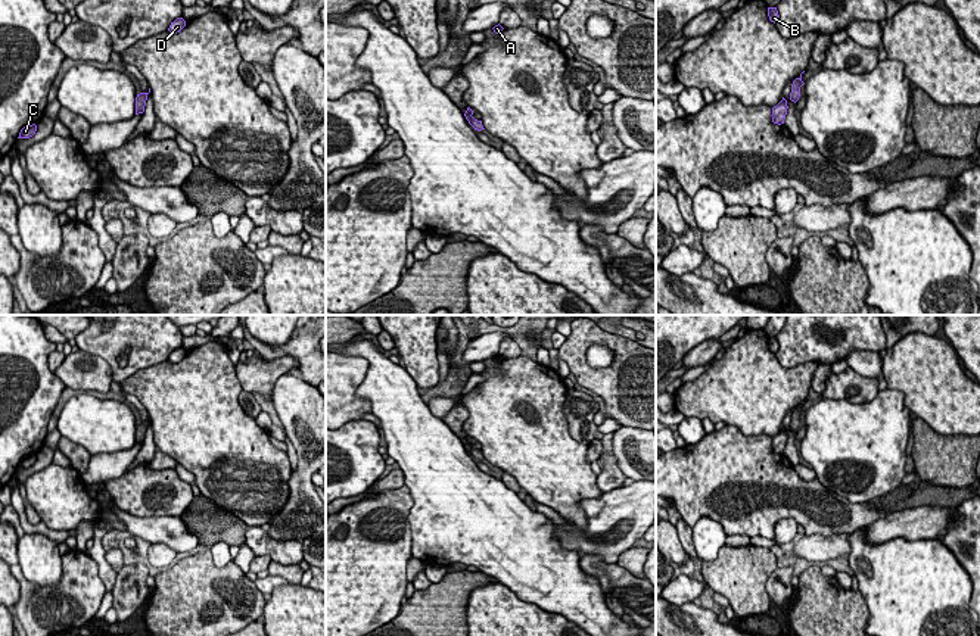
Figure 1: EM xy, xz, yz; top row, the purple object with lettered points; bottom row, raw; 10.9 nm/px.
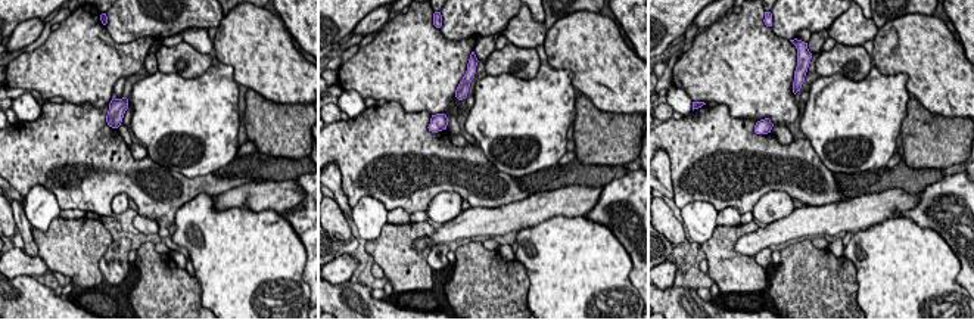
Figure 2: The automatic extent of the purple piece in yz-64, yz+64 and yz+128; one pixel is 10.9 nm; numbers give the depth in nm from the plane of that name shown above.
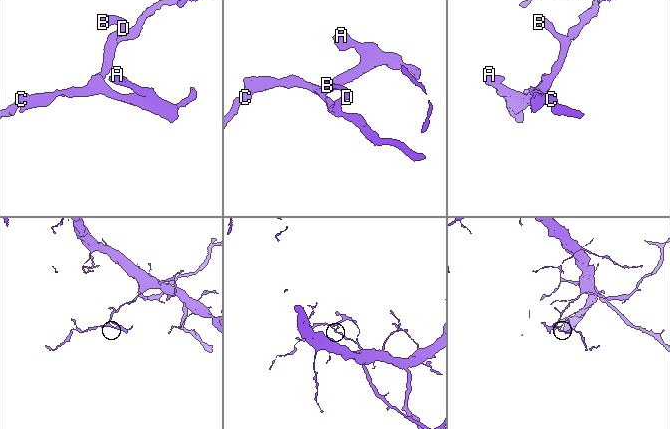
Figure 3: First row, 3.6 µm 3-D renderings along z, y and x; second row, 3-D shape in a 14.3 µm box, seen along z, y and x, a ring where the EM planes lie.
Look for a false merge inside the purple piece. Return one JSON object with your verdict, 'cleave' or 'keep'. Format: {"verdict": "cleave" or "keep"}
{"verdict": "keep"}

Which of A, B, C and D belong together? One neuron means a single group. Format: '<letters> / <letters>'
A B C D

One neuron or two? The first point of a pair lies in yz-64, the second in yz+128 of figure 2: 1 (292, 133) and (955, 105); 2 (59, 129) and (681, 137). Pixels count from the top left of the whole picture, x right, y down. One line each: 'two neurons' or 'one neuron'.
1: two neurons
2: one neuron

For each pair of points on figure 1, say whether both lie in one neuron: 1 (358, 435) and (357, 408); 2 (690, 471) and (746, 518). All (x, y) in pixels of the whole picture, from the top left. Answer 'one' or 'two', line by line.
1: two
2: one

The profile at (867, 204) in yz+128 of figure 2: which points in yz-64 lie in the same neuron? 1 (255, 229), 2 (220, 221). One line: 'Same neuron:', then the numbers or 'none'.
Same neuron: none

